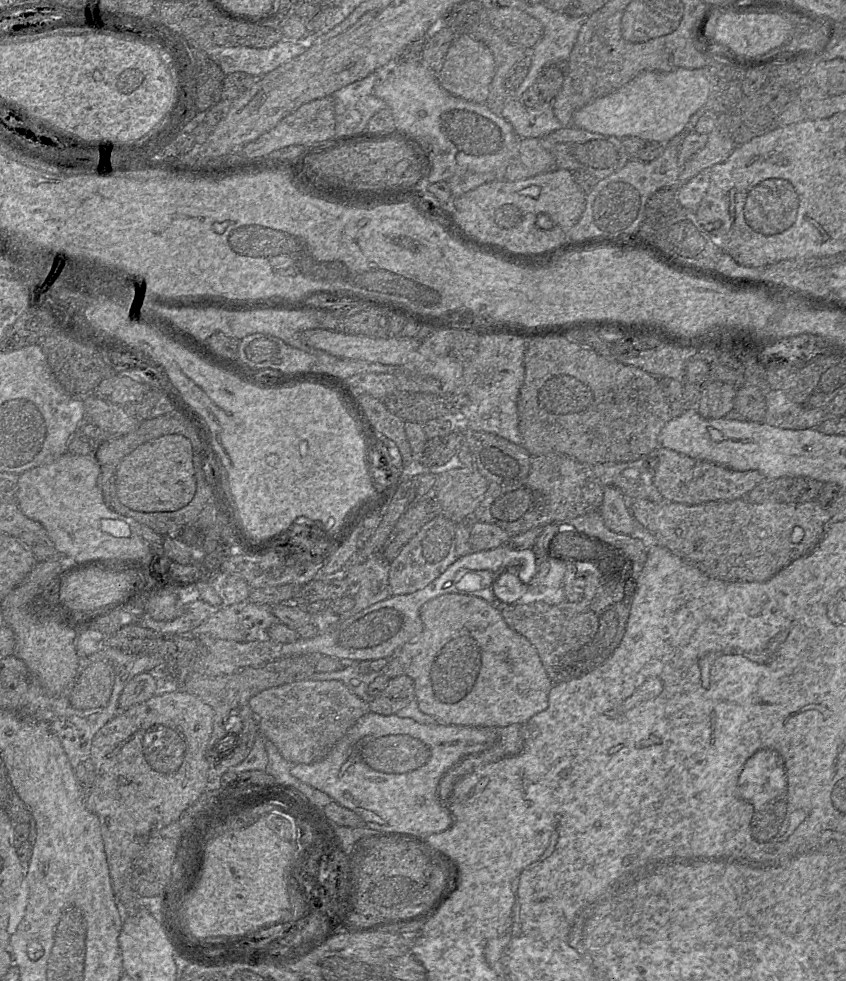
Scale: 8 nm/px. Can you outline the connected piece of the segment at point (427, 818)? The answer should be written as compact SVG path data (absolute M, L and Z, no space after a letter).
M368 712L351 726L345 735L322 759L310 764L296 764L291 775L316 788L341 806L356 813L364 827L378 831L400 831L428 837L449 829L453 818L447 806L438 798L438 785L443 775L464 757L482 752L494 741L496 731L489 728L420 724L396 714L381 715Z

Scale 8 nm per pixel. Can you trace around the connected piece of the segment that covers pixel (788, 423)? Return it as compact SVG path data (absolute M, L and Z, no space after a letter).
M781 389L765 392L766 415L764 423L782 429L815 429L823 420L824 410L806 408L793 402Z

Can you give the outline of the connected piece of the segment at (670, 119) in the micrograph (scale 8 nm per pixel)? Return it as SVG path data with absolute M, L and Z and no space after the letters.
M703 68L643 71L618 90L575 111L572 126L619 139L634 136L666 145L684 131L691 116L705 106L710 93L711 84Z

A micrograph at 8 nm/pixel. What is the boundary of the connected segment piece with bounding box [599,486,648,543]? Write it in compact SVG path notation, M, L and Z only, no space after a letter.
M603 488L603 501L599 508L605 526L613 532L635 536L648 543L648 532L633 518L629 501L617 488Z

